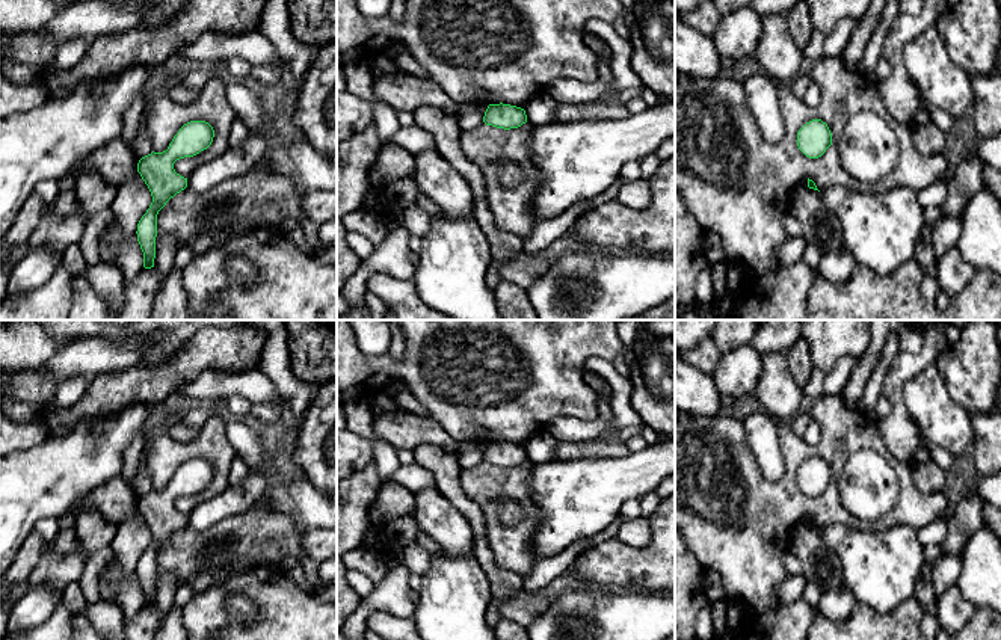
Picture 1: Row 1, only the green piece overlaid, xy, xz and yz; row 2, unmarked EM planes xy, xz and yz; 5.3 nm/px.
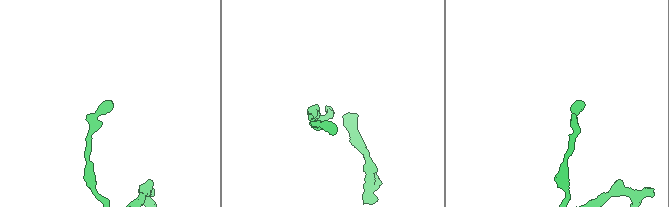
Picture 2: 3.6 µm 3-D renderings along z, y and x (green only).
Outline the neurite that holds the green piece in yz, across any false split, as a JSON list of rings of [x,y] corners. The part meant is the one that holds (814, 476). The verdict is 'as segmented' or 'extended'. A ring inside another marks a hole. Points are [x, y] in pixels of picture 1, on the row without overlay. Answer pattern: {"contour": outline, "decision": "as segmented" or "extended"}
{"contour": [[[812,457],[799,468],[796,480],[806,495],[818,497],[832,483],[832,471],[826,460]]], "decision": "as segmented"}

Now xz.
{"contour": [[[489,442],[483,460],[497,466],[518,466],[527,460],[525,448],[510,442]]], "decision": "as segmented"}

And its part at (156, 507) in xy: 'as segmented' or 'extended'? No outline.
as segmented

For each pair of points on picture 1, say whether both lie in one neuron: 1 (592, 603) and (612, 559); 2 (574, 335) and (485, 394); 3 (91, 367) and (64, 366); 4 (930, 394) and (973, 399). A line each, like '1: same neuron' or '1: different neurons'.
1: different neurons
2: same neuron
3: same neuron
4: different neurons

